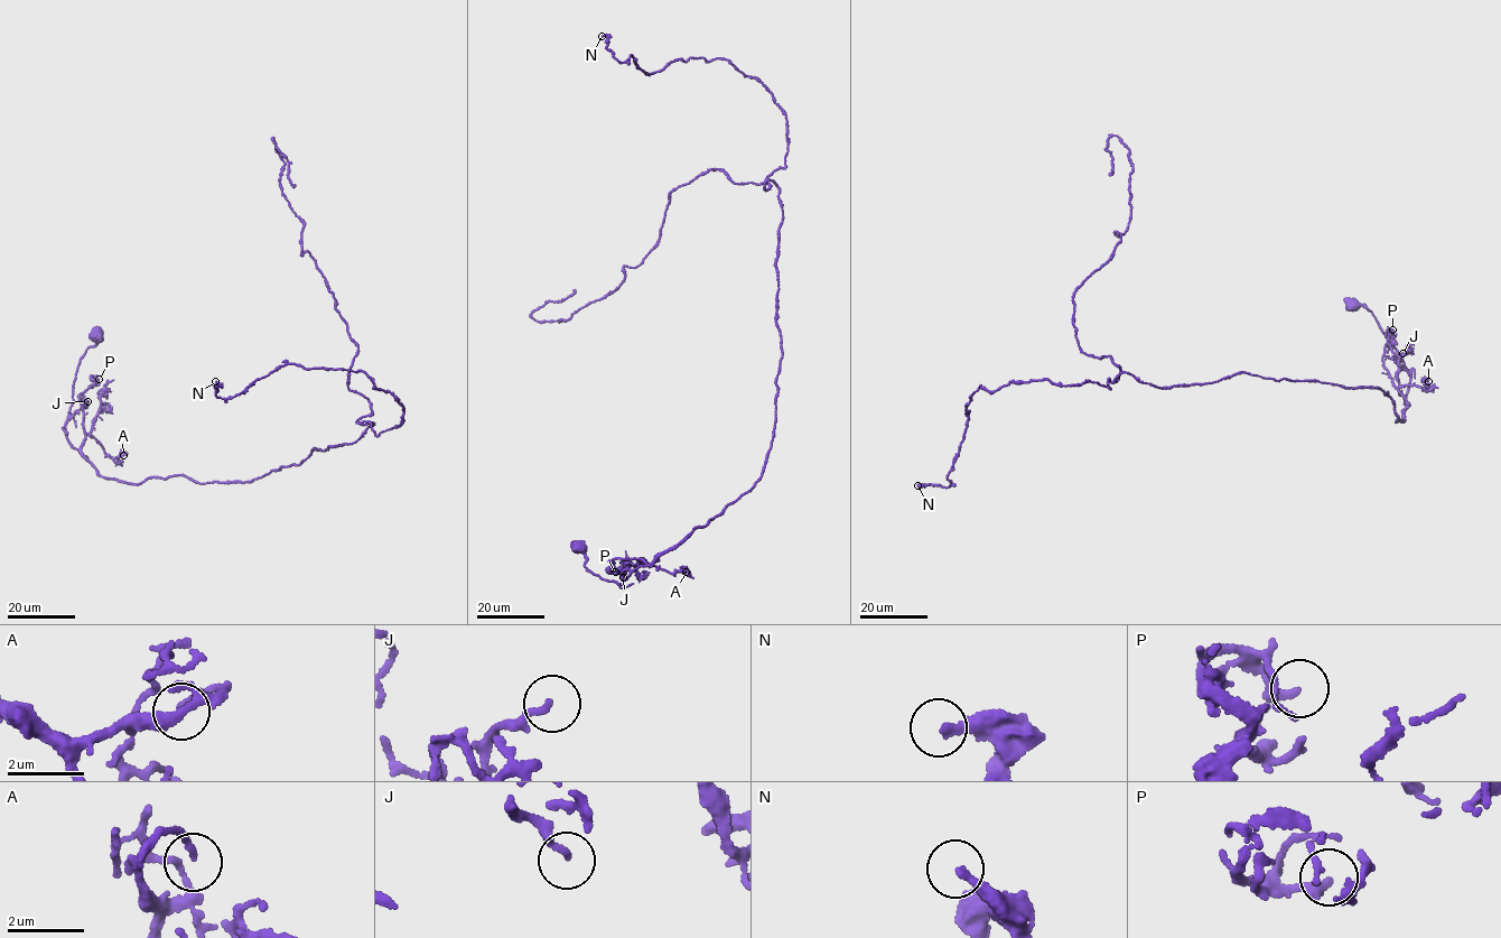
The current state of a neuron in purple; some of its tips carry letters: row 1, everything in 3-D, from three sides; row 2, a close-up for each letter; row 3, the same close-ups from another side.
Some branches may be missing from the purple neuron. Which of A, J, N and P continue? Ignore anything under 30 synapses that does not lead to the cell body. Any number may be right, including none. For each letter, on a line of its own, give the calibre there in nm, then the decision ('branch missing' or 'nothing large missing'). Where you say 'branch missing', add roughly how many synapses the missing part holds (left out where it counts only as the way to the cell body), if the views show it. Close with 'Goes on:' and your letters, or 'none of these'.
A: 150 nm thick; nothing large missing
J: 170 nm thick; nothing large missing
N: 240 nm thick; nothing large missing
P: 280 nm thick; nothing large missing
Goes on: none of these

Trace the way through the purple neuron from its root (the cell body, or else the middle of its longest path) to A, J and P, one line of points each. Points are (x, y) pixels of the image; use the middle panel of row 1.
A: (577, 547), (586, 556), (588, 570), (620, 584), (646, 565), (642, 560), (673, 574), (686, 567), (686, 572)
J: (577, 547), (586, 556), (588, 570), (620, 584), (623, 579), (622, 572), (618, 572), (623, 577)
P: (577, 547), (588, 570), (620, 584), (648, 565), (614, 558), (609, 560), (615, 572)

